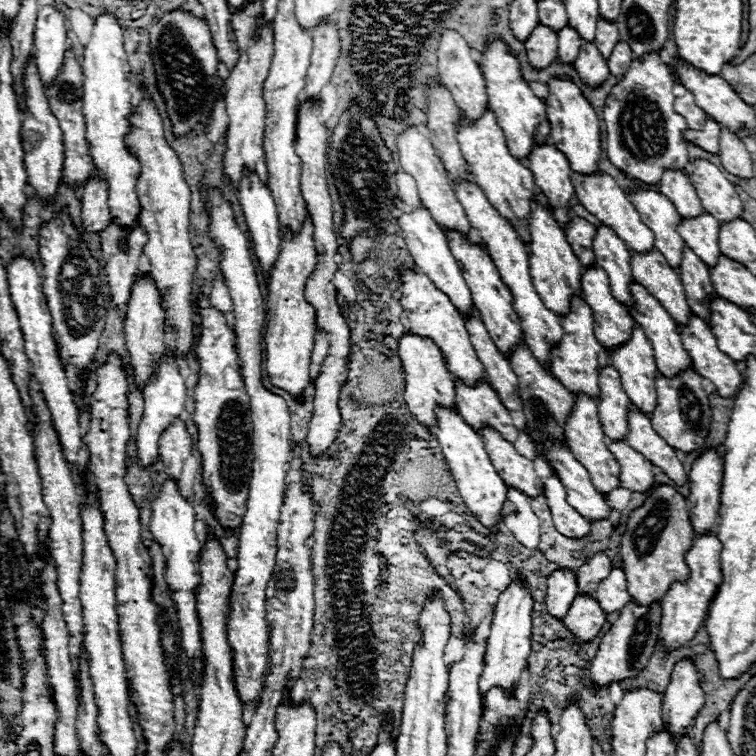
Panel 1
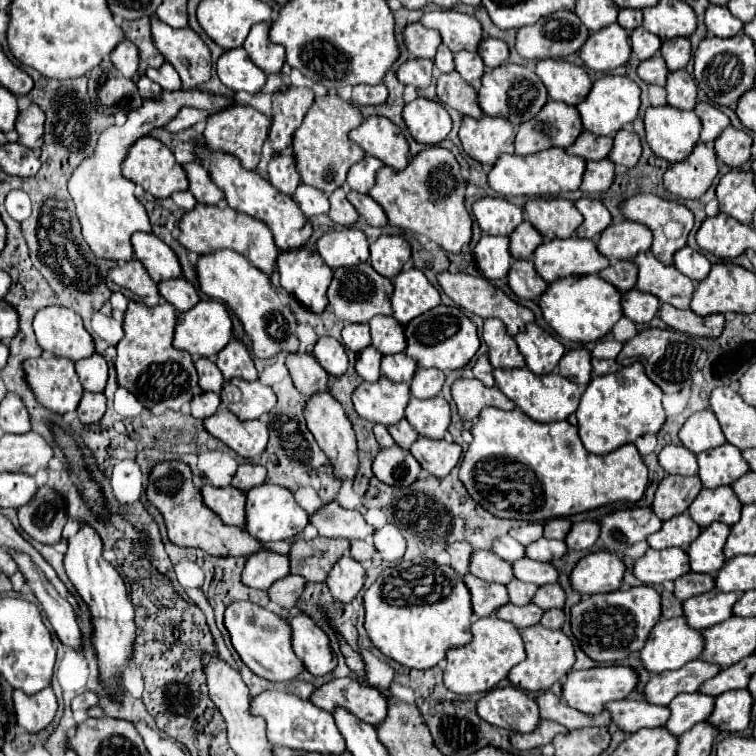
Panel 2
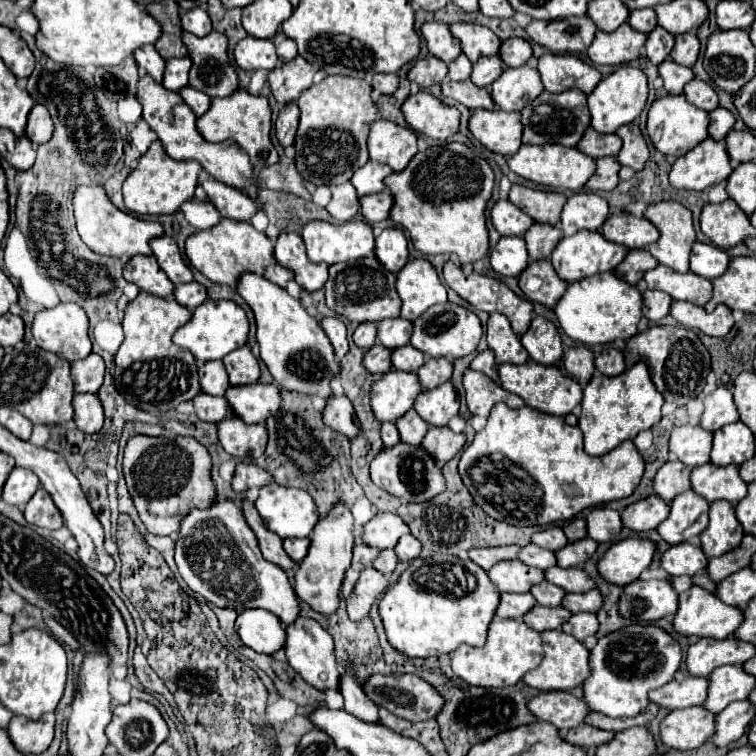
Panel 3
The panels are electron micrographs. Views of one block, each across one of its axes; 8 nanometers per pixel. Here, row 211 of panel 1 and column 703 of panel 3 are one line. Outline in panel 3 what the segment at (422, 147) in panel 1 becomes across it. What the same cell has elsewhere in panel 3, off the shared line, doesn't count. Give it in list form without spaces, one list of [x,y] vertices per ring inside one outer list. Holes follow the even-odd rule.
[[[686,424],[672,430],[670,452],[676,454],[676,458],[684,462],[688,468],[710,462],[710,450],[712,450],[712,434],[702,426]]]

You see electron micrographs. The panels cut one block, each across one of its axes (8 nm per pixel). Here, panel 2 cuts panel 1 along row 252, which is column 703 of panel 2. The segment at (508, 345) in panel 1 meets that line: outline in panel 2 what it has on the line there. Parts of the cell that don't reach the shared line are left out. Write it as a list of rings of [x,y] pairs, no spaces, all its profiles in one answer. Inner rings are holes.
[[[722,444],[710,452],[702,452],[696,456],[698,460],[698,478],[702,480],[704,488],[718,488],[730,486],[740,476],[748,472],[746,460],[732,444]]]

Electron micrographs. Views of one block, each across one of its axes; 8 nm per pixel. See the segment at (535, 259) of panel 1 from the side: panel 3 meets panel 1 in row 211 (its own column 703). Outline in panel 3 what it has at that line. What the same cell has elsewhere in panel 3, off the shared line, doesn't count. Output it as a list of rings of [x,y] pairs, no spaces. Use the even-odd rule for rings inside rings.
[[[716,500],[710,506],[710,524],[700,534],[702,550],[708,558],[722,556],[740,546],[744,538],[744,528],[734,514],[734,506],[726,500]]]

